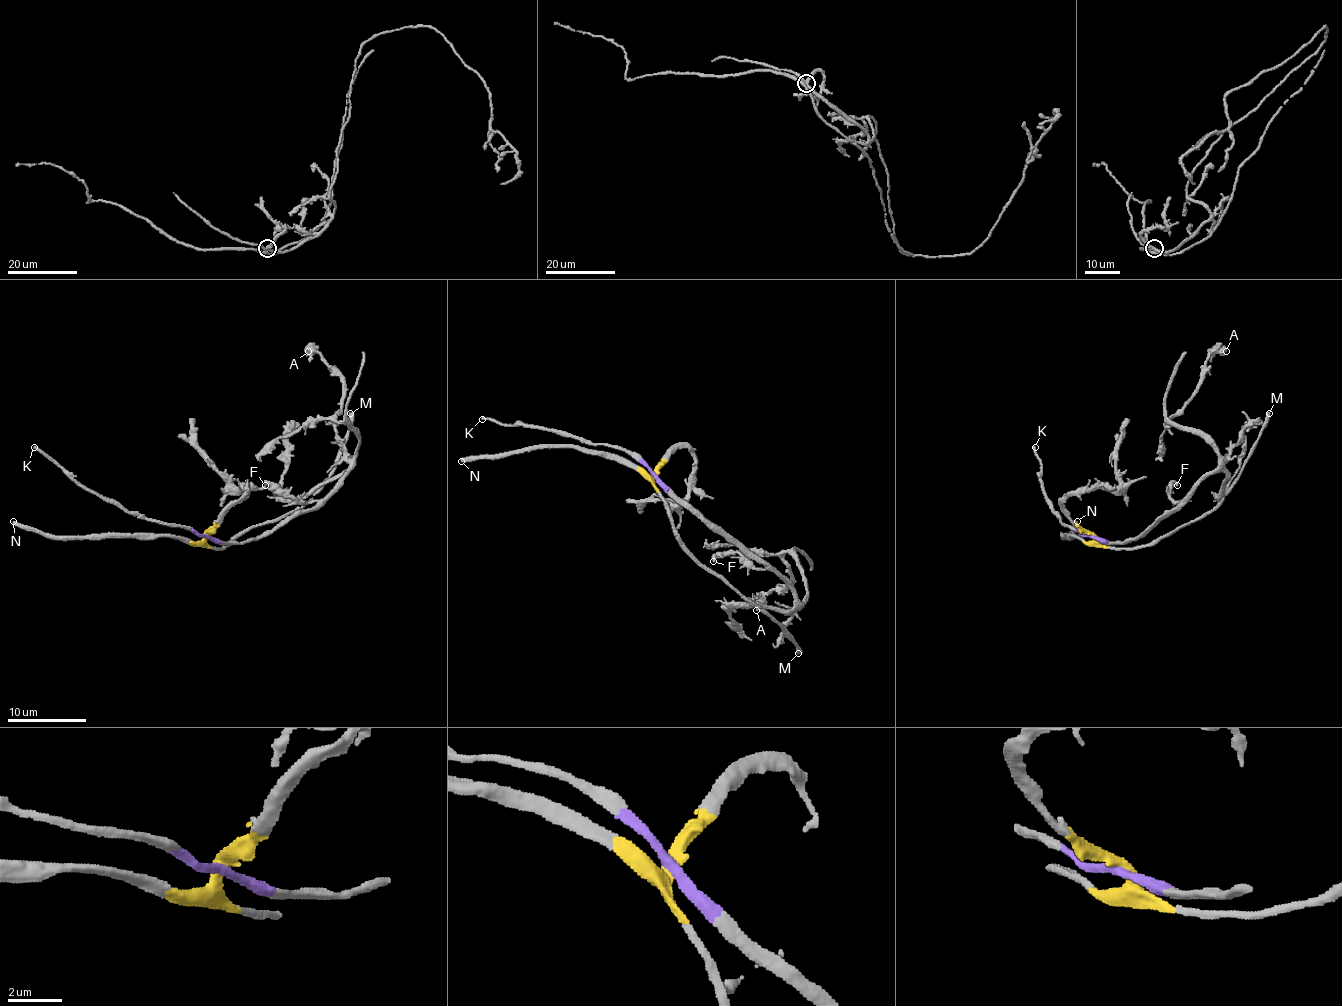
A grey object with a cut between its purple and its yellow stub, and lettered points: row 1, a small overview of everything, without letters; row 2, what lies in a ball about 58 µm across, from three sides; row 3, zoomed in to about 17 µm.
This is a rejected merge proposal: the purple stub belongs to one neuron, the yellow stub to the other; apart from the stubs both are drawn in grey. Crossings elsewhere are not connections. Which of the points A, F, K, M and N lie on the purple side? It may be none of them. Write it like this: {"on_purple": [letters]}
{"on_purple": ["A", "F", "K"]}

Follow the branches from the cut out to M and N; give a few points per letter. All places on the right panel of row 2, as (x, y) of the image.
M: (1091, 535), (1099, 542), (1115, 548), (1150, 544), (1209, 513), (1240, 476), (1270, 413)
N: (1091, 535), (1089, 542), (1079, 537), (1064, 537), (1068, 537), (1077, 521)

